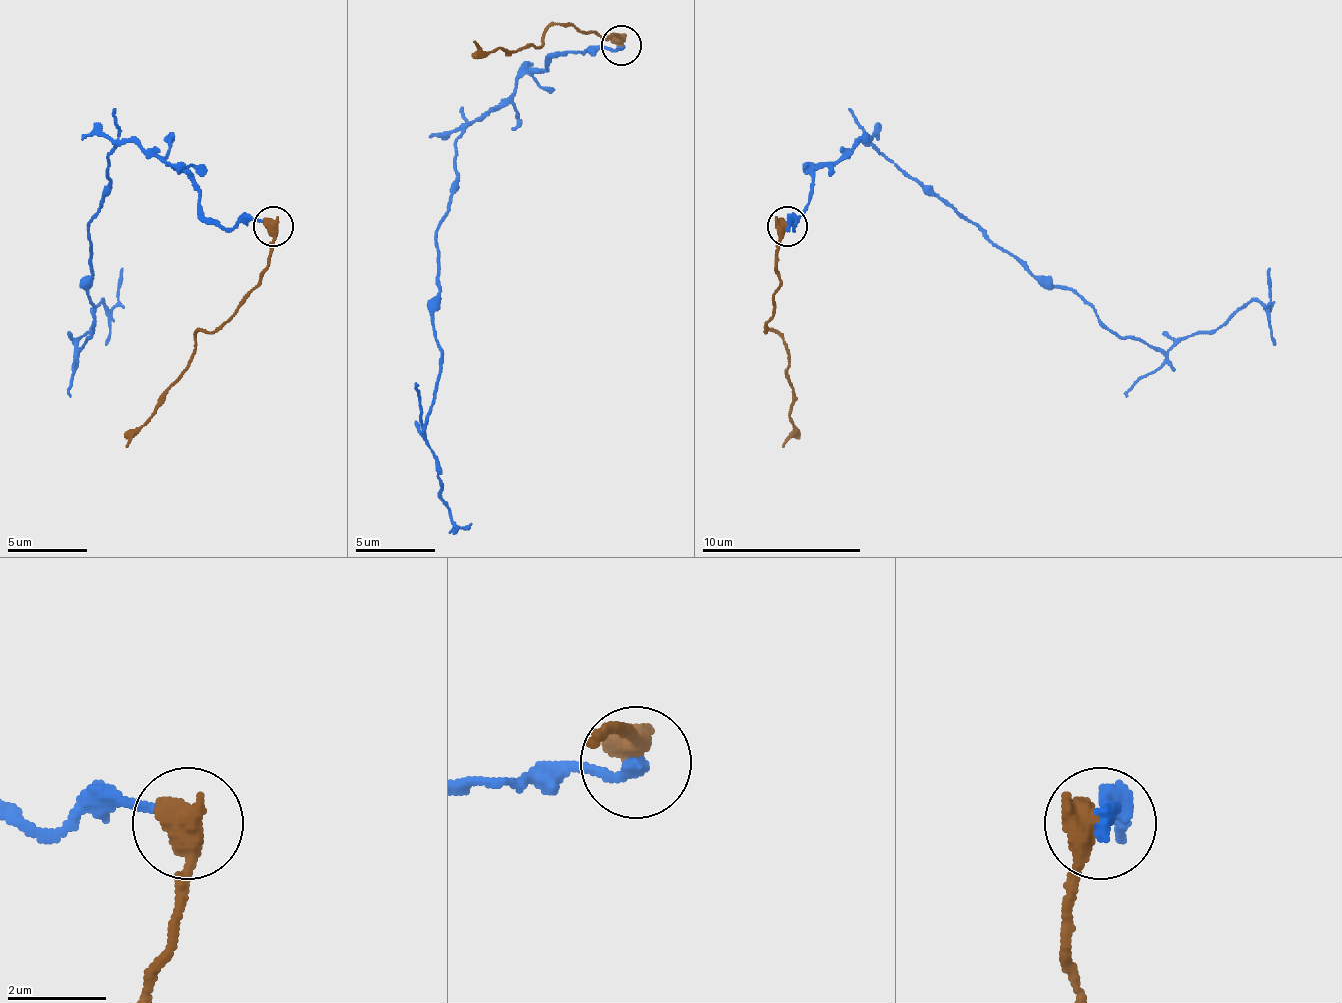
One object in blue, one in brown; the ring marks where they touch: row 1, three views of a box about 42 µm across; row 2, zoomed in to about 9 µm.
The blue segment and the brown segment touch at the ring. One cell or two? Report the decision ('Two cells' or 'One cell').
Two cells

